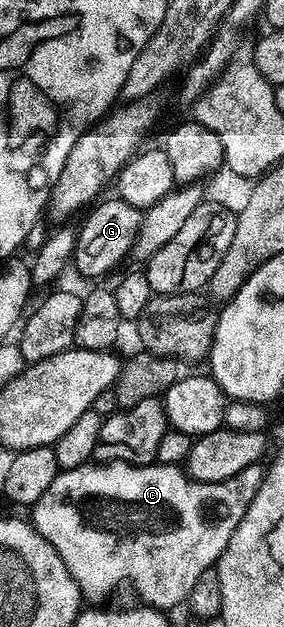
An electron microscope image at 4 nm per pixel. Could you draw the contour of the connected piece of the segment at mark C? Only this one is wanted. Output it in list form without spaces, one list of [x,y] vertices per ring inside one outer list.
[[[121,461],[89,463],[77,469],[62,469],[60,471],[60,474],[54,479],[54,483],[50,483],[50,488],[47,489],[46,495],[42,495],[42,499],[38,499],[36,504],[31,506],[30,513],[32,513],[32,517],[30,516],[30,524],[52,544],[54,551],[58,551],[58,555],[62,555],[70,575],[80,584],[81,594],[87,600],[88,597],[92,600],[89,602],[101,602],[98,600],[106,596],[115,585],[120,585],[123,581],[133,581],[136,584],[137,591],[140,592],[141,597],[145,600],[143,602],[147,606],[161,611],[169,611],[168,609],[174,608],[175,605],[183,606],[187,602],[190,591],[194,591],[194,583],[198,583],[198,575],[202,575],[202,571],[211,569],[216,565],[227,543],[230,542],[230,537],[234,534],[235,528],[242,522],[244,512],[250,507],[251,500],[258,494],[265,472],[265,466],[257,463],[246,467],[242,471],[238,471],[238,475],[234,475],[225,481],[198,483],[197,481],[190,480],[179,465],[161,465],[159,463],[131,465]]]

